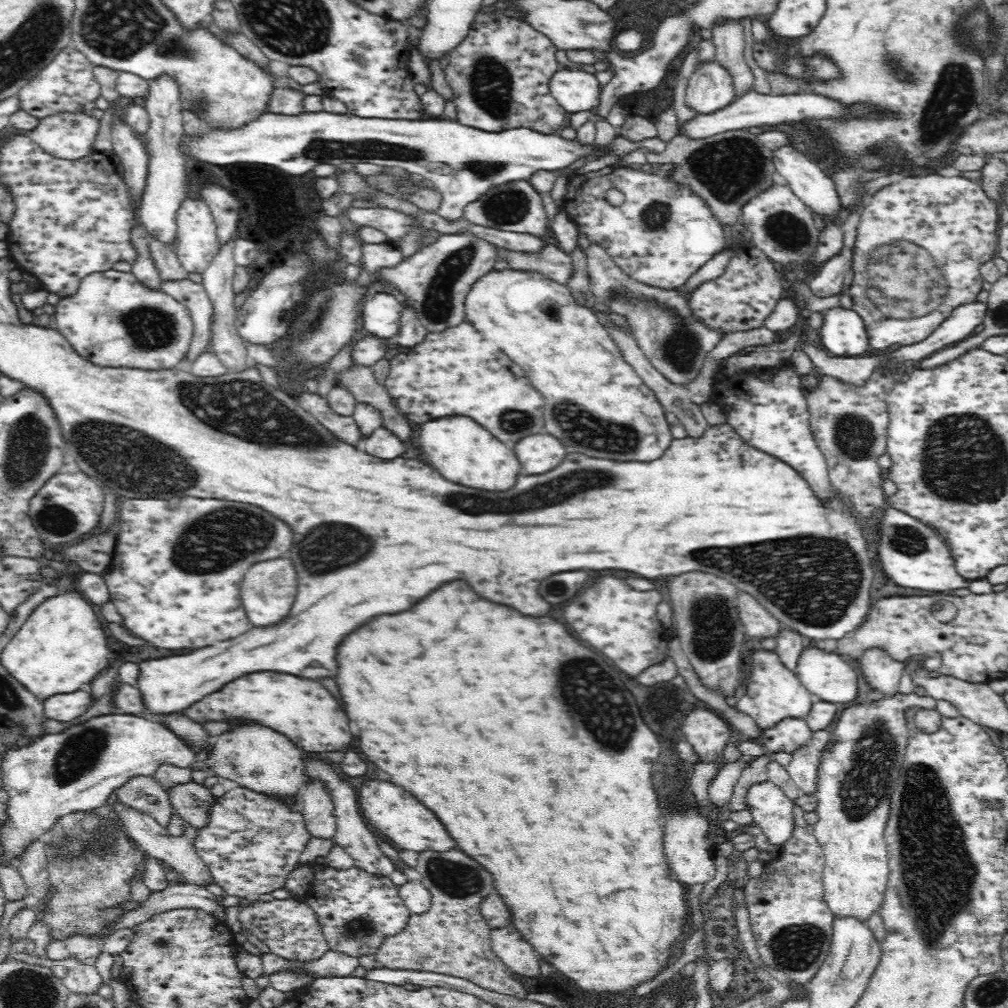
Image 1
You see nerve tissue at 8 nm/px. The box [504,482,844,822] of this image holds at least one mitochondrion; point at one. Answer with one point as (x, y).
(598, 693)

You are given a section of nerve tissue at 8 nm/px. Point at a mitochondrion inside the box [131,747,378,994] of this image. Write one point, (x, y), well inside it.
(164, 943)

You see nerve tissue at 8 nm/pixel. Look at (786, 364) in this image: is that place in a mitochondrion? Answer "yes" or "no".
no

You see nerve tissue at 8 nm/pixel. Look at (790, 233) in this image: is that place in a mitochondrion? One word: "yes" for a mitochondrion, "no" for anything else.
yes

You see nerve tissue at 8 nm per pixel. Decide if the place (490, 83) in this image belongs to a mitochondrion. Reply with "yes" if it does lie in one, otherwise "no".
yes

